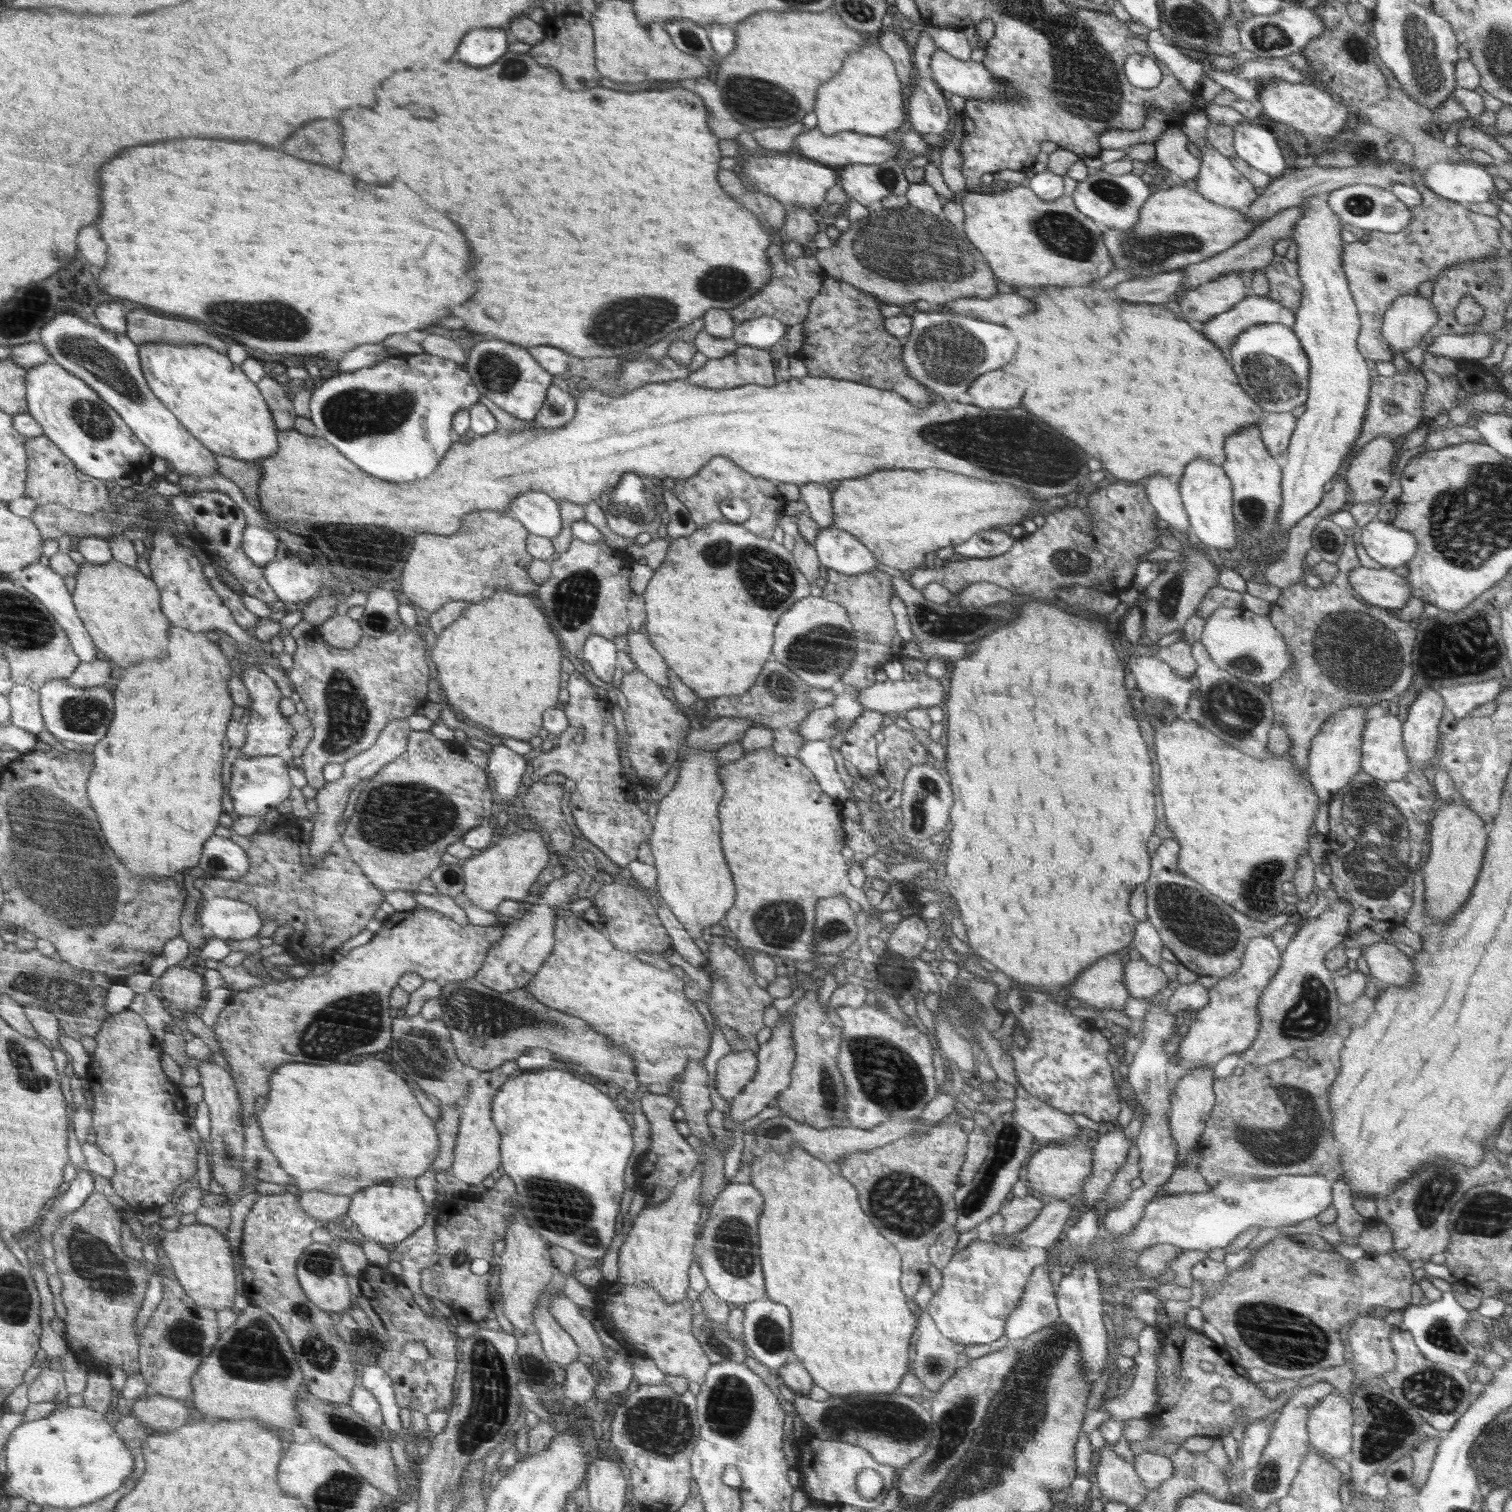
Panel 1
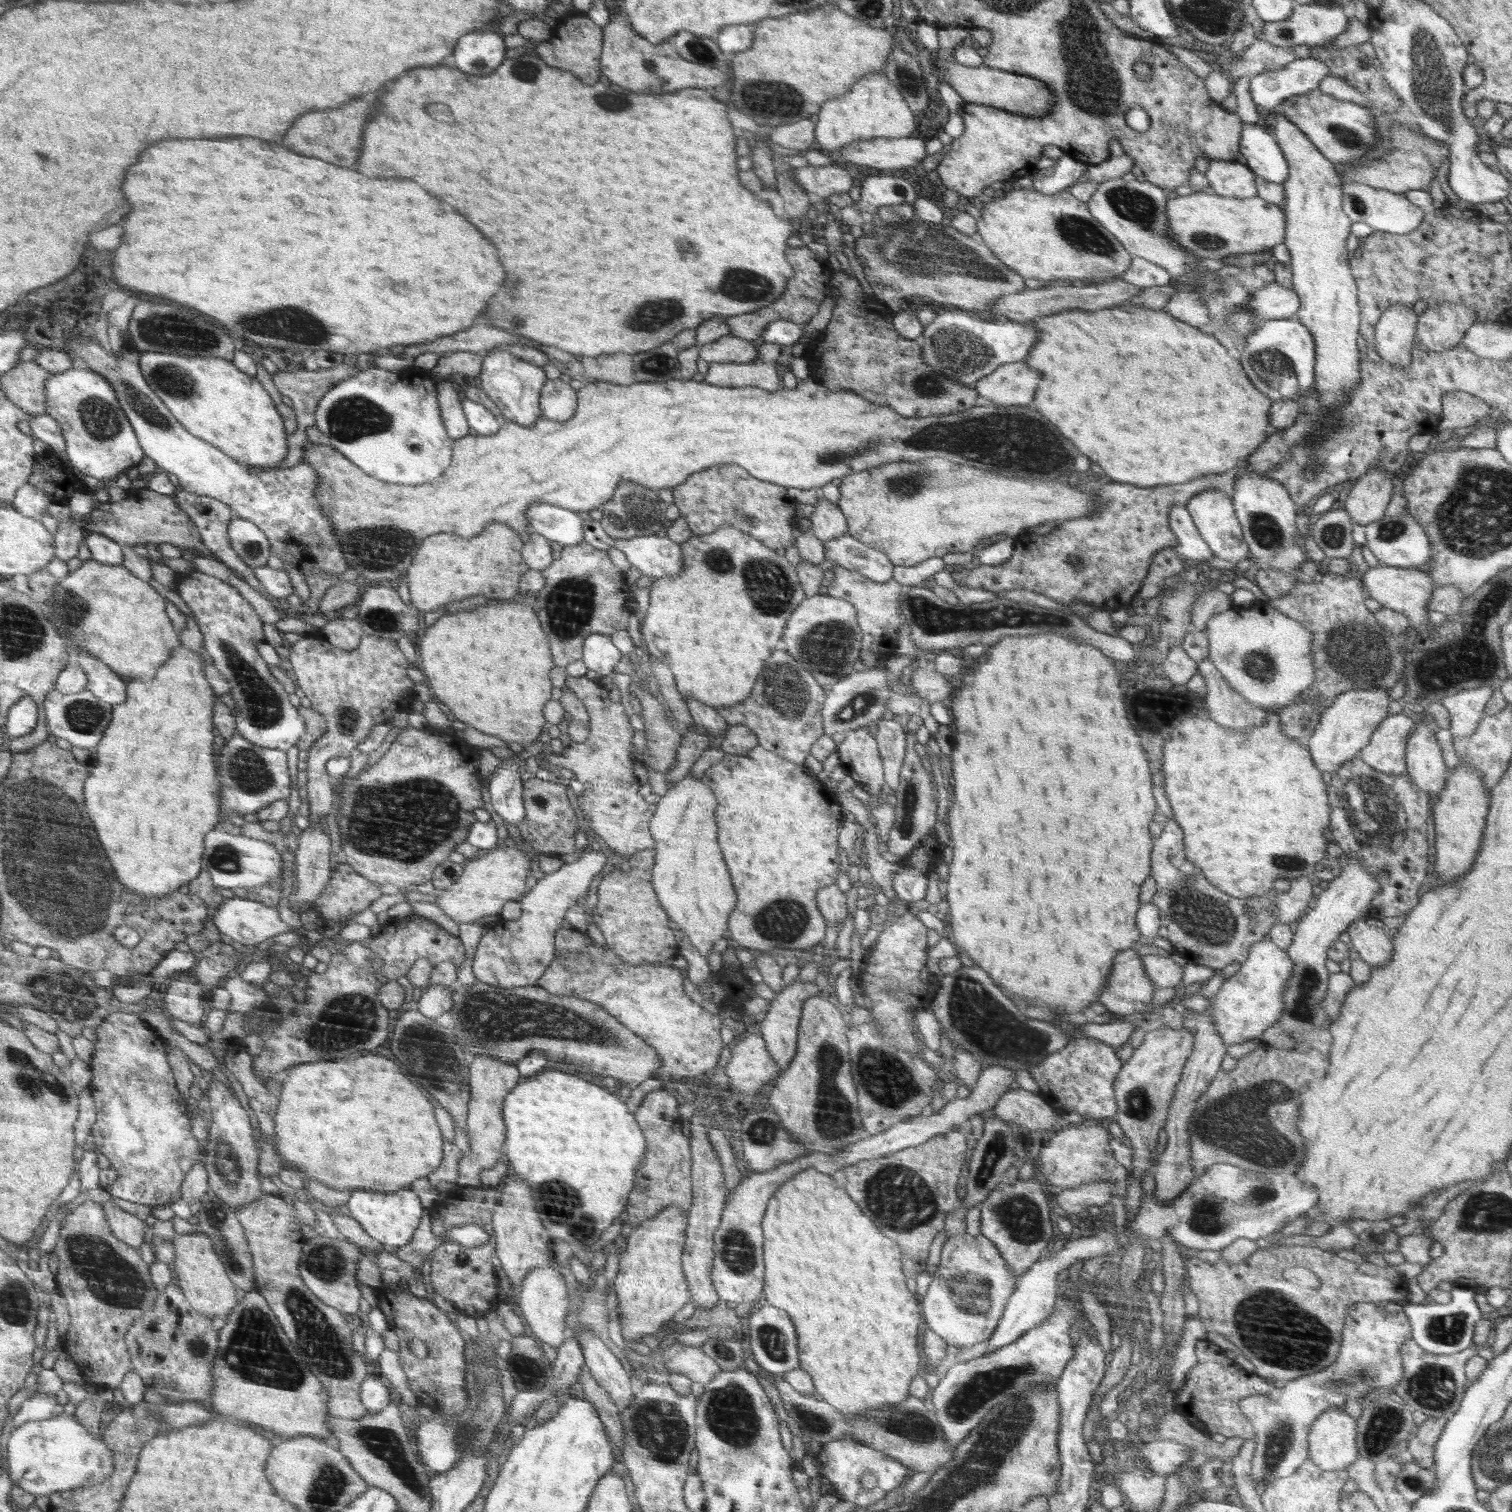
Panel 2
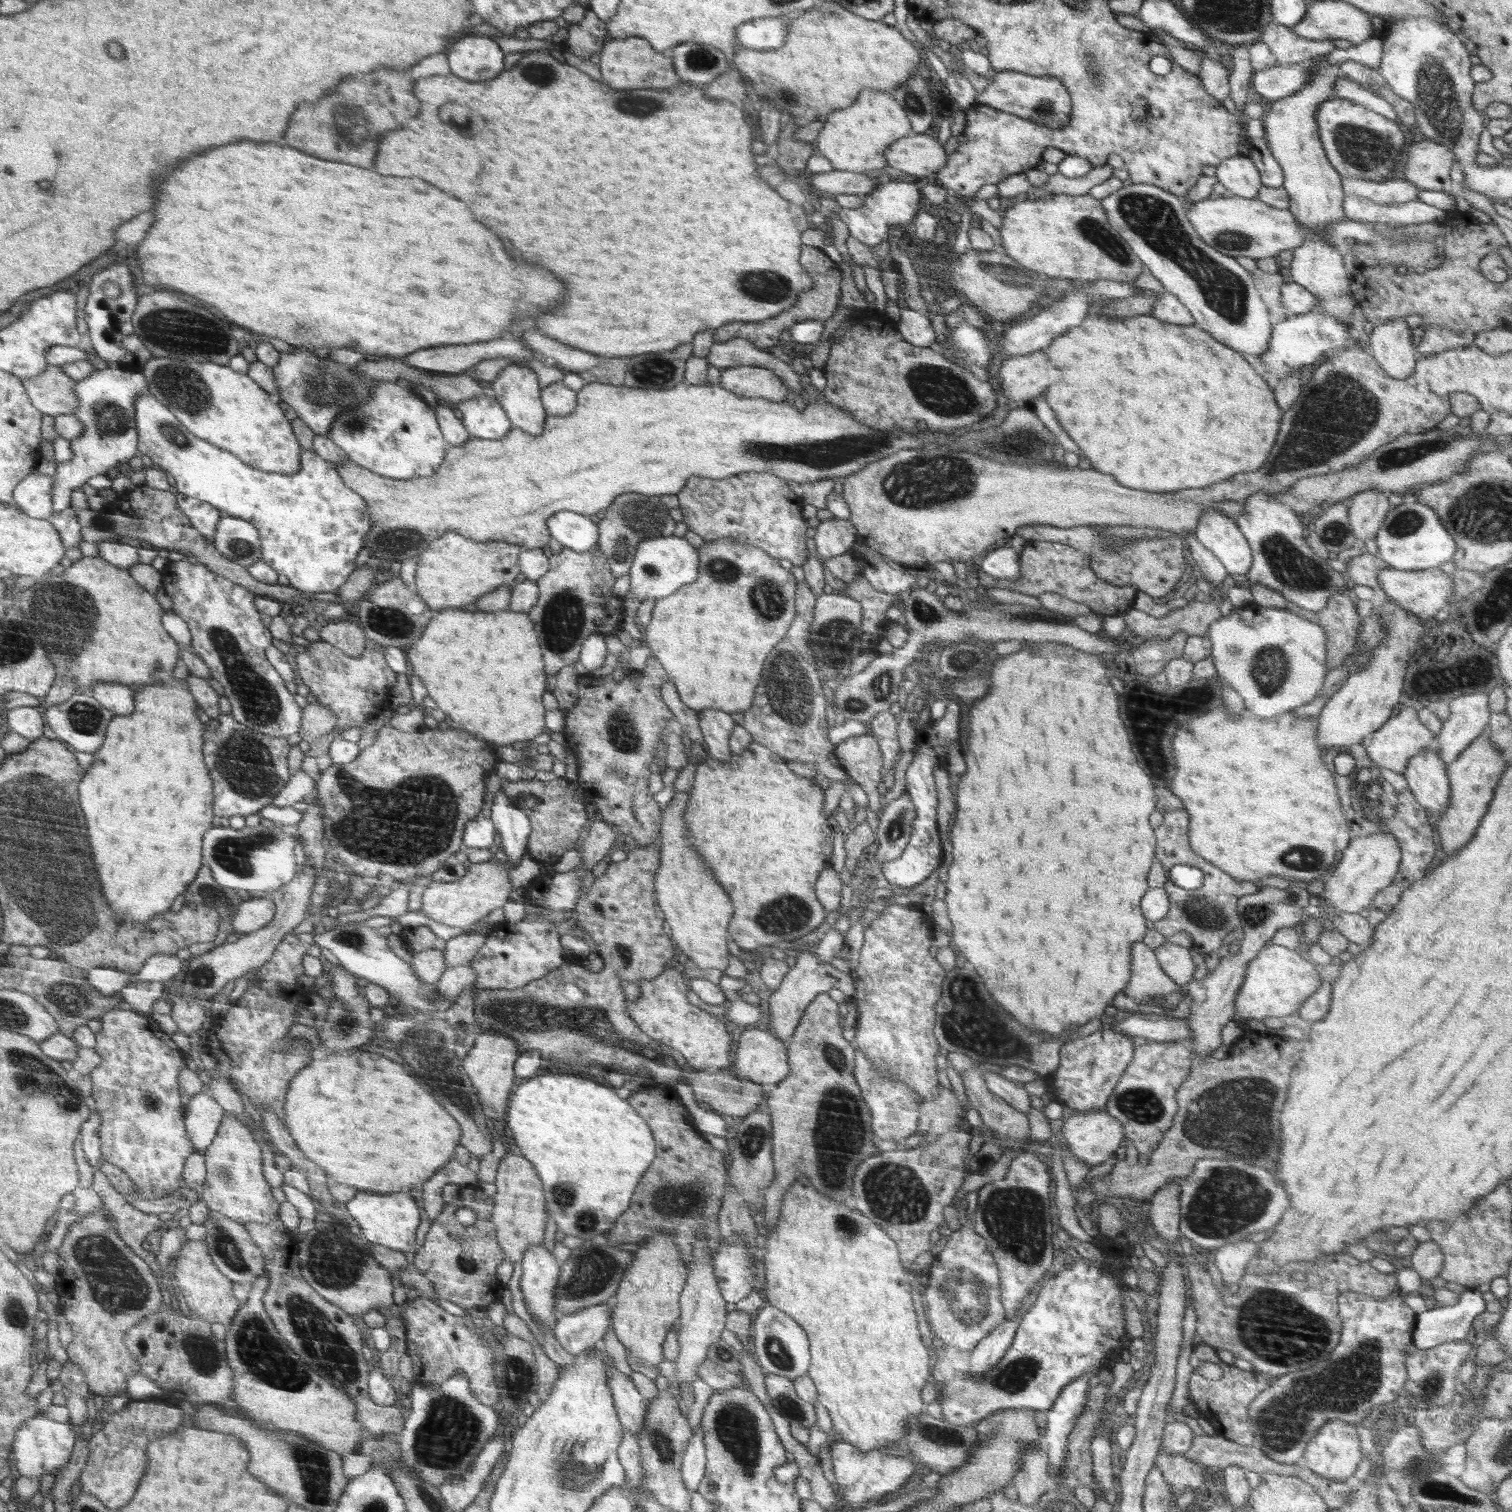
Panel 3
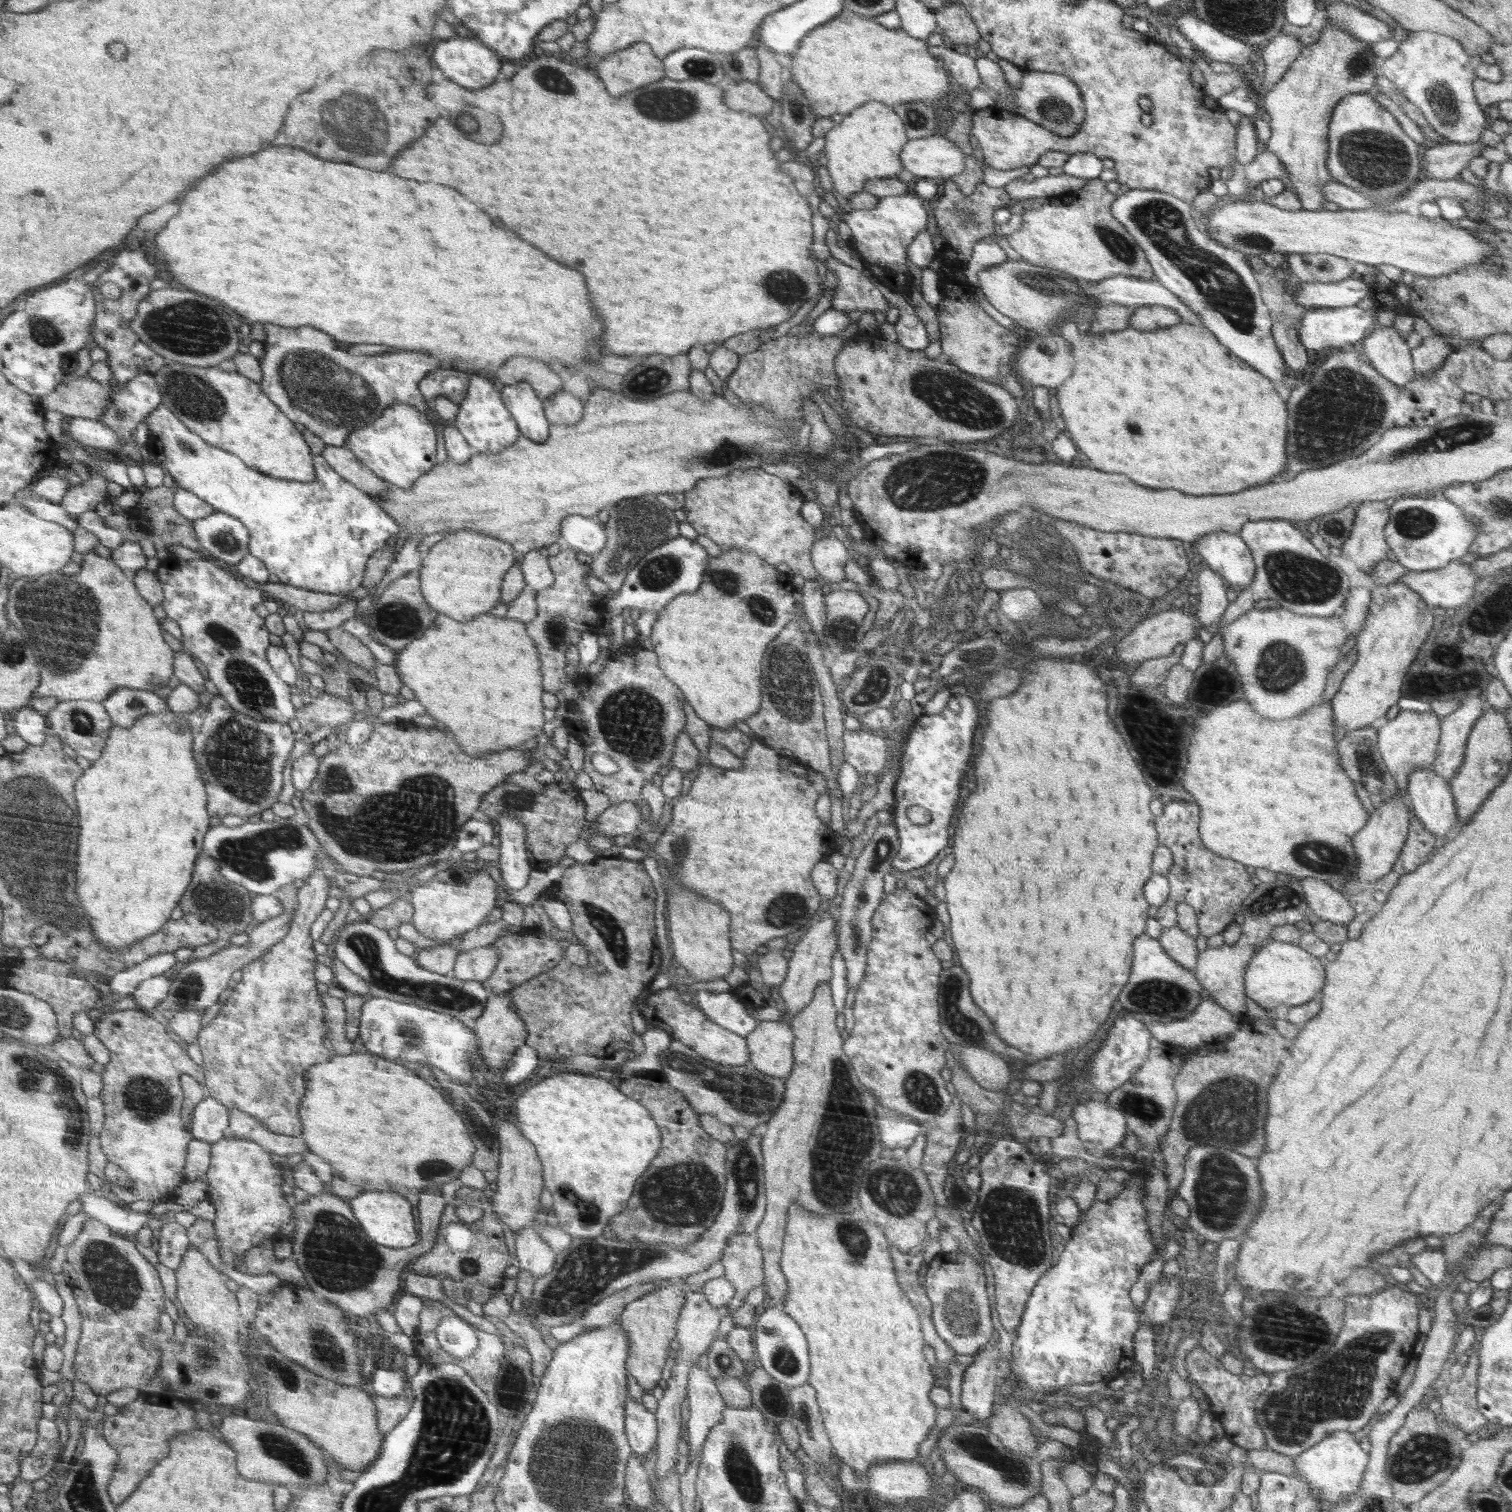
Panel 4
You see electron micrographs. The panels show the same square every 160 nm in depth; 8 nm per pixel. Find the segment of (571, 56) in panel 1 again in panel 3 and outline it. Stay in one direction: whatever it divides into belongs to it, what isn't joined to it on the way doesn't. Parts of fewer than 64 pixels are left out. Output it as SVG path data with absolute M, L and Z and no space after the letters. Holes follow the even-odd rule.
M588 9L584 18L578 23L571 23L567 30L568 39L561 44L563 50L584 60L588 60L592 54L600 53L608 40L605 22Z

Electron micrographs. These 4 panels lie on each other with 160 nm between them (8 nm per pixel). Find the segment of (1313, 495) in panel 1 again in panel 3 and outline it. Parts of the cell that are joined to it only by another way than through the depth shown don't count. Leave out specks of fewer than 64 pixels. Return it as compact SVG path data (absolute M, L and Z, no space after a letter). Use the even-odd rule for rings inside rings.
M1326 55L1316 56L1312 60L1317 64L1313 68L1310 82L1306 87L1286 98L1280 98L1265 105L1266 120L1264 130L1271 153L1278 161L1284 173L1283 187L1290 197L1288 210L1297 218L1297 224L1309 230L1321 230L1323 226L1345 220L1343 211L1344 189L1338 171L1330 164L1319 139L1315 112L1322 102L1332 98L1334 84L1346 77L1339 63L1323 64ZM1318 235L1306 239L1292 251L1293 259L1287 265L1292 281L1320 299L1316 308L1322 309L1326 317L1332 317L1336 321L1350 325L1356 305L1354 300L1348 298L1351 278L1350 273L1344 267L1343 254L1340 254L1332 243Z

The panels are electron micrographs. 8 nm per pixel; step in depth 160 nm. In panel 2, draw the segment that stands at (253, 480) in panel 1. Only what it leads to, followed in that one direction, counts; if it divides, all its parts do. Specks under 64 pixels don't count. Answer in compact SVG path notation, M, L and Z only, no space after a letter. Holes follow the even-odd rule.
M335 365L321 371L310 371L306 369L294 368L287 369L284 371L278 370L276 373L271 374L274 384L277 386L277 389L283 394L284 397L292 399L292 408L294 409L296 421L297 421L297 430L290 434L290 458L286 458L286 462L281 462L277 466L267 467L267 468L258 468L251 466L250 471L260 473L260 471L269 471L271 469L286 469L292 466L296 466L301 463L302 458L304 457L303 447L305 446L306 441L308 440L306 430L310 426L315 426L316 415L314 411L316 405L318 404L319 398L332 388L332 385L335 385L338 381L345 379L346 377L350 378L354 373L361 371L355 366L340 366Z

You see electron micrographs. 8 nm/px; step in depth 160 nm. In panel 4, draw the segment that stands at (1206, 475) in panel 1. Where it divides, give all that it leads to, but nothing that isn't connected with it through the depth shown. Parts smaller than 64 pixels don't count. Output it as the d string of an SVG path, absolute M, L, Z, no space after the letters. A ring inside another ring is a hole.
M1216 531L1198 538L1195 552L1201 564L1215 570L1226 585L1248 586L1255 575L1251 550L1239 533Z

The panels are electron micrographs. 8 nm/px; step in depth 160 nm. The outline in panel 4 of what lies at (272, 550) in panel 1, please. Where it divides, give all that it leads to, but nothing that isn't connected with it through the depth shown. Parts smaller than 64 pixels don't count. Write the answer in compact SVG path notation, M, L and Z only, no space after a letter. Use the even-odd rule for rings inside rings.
M222 511L194 521L198 542L218 560L238 565L249 553L249 532L241 520Z

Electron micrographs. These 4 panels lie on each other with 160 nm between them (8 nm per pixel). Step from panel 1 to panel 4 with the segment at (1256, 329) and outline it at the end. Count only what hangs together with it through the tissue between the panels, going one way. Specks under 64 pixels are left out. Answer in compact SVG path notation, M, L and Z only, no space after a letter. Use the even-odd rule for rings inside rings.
M1344 306L1340 308L1312 309L1301 318L1300 328L1297 329L1298 341L1307 350L1318 353L1332 350L1332 352L1348 347L1356 347L1368 335L1369 331L1378 328L1376 313L1370 314L1358 306Z

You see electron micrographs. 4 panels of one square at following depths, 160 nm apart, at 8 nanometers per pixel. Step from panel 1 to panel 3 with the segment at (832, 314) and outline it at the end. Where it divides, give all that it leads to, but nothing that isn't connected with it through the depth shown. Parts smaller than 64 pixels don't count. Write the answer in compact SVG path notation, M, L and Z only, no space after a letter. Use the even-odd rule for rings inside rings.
M856 320L853 323L848 332L840 336L840 339L836 340L832 344L832 348L830 348L830 356L828 356L828 361L823 371L827 378L827 385L823 391L825 398L830 403L835 407L840 407L840 410L846 411L846 414L852 415L857 422L864 423L865 426L870 426L874 429L889 431L892 429L902 429L909 433L917 433L924 430L952 432L956 428L963 428L978 423L980 418L984 418L986 414L990 414L996 408L996 394L994 394L994 390L992 390L992 386L988 384L988 381L982 382L982 380L978 380L978 376L972 370L946 360L942 355L932 351L929 347L918 347L910 342L906 342L903 336L900 336L894 328L888 328L888 326L892 326L890 320Z

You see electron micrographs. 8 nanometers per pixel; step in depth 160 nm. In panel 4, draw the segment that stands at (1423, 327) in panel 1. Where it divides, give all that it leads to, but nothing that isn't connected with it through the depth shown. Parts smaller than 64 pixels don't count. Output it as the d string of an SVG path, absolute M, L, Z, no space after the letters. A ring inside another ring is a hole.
M1379 326L1370 330L1358 347L1374 368L1390 382L1404 386L1416 378L1405 335L1394 327Z

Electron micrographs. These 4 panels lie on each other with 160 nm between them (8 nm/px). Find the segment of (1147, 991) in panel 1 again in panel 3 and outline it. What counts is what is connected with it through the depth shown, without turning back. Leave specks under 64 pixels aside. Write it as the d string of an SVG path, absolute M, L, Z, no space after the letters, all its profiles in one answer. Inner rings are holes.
M1166 941L1153 951L1166 976L1176 984L1185 987L1193 979L1196 968L1190 949Z

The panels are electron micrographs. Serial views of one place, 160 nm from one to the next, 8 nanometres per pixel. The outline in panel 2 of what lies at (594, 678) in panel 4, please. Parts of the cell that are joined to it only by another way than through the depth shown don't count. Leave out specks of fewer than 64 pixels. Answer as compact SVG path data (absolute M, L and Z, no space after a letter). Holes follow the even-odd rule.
M567 676L565 686L574 690L575 695L586 707L589 716L589 733L584 742L578 742L568 734L572 727L571 717L566 714L561 722L562 733L559 739L565 746L563 754L552 752L546 757L550 766L568 769L574 778L584 785L584 792L578 797L579 813L585 818L589 832L604 840L612 848L616 858L628 860L634 853L653 849L656 840L650 831L656 804L648 804L642 796L638 796L640 784L632 772L632 736L634 730L628 722L628 716L622 704L614 704L604 688L596 684L596 680L586 680L585 676Z

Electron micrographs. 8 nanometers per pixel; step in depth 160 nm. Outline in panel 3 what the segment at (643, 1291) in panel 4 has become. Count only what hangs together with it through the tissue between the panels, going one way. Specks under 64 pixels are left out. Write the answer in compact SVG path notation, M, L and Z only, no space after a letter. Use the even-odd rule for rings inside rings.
M607 1302L582 1309L557 1320L553 1334L564 1350L575 1357L601 1345L602 1336L612 1324L613 1311Z

